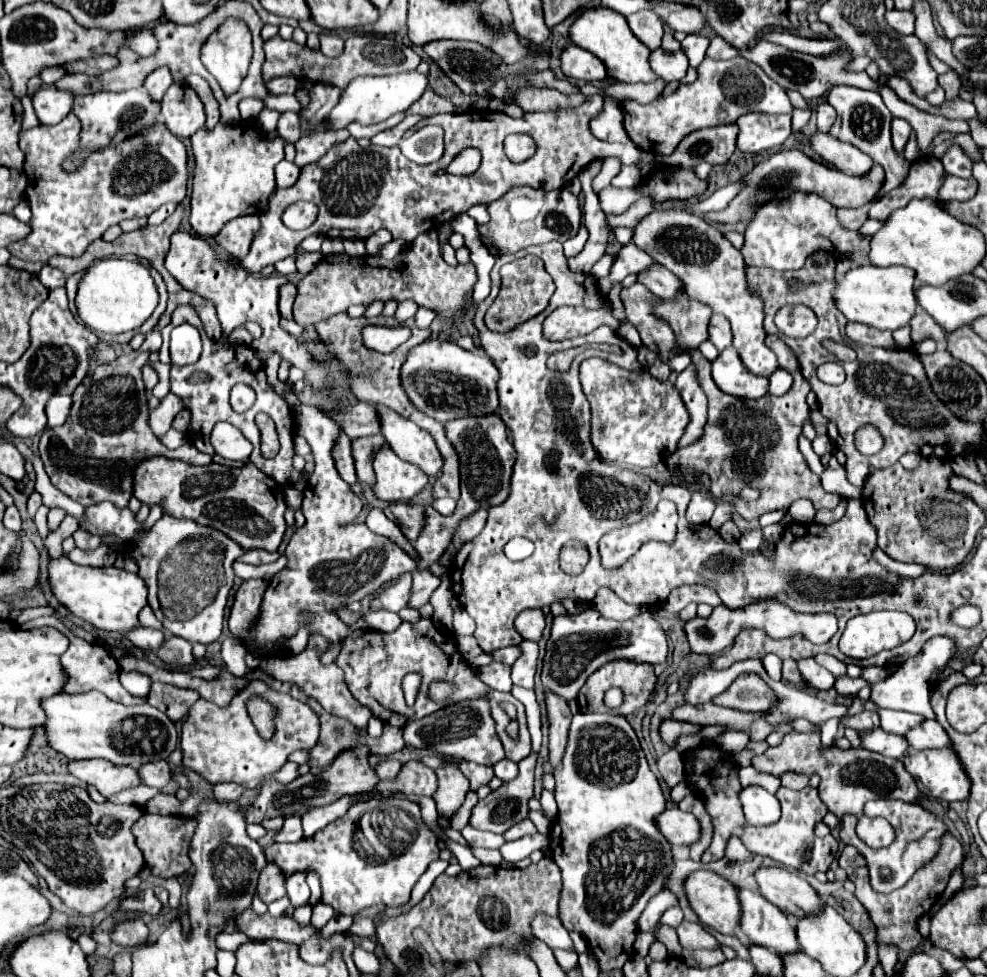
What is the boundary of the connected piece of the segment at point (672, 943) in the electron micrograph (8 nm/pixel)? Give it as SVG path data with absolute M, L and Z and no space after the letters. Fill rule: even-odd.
M660 926L660 928L654 932L654 936L656 936L658 942L662 942L662 944L668 948L668 952L670 952L672 956L680 956L680 954L682 954L682 946L680 946L680 942L678 942L678 936L676 936L676 930L674 930L674 928L670 928L670 926Z

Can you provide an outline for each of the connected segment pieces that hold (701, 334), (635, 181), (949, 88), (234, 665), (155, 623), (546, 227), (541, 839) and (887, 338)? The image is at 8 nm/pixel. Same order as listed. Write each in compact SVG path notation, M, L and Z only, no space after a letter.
M685 292L678 294L675 300L661 299L654 306L658 316L668 320L670 328L676 336L678 348L668 359L680 355L687 348L694 348L700 342L708 339L708 322L710 322L710 308L701 302L692 301Z
M622 168L620 174L612 180L612 186L616 188L636 188L642 182L638 168Z
M940 78L940 86L946 92L946 100L954 100L958 96L958 90L960 90L960 80L956 80L956 78Z
M228 636L222 642L222 660L226 664L226 670L232 676L240 678L240 676L246 676L250 672L250 668L244 662L244 656L246 656L246 648L234 636Z
M144 608L144 610L140 612L140 626L150 626L150 628L158 628L158 630L164 628L162 622L154 616L152 608Z
M512 188L506 196L498 198L490 204L490 222L480 224L478 232L484 246L490 254L506 254L518 252L532 244L546 244L546 242L566 242L568 238L576 236L582 224L582 212L578 198L570 194L566 188L552 190L552 192L538 192L534 188Z
M534 832L534 834L528 834L520 840L514 840L514 842L506 842L500 852L504 856L504 860L508 862L520 862L524 858L528 858L534 850L544 850L550 846L550 838L540 834L540 832Z
M848 322L846 326L846 336L854 342L868 344L868 346L882 346L882 348L894 348L894 338L890 332L878 332L872 326L860 324L860 322Z

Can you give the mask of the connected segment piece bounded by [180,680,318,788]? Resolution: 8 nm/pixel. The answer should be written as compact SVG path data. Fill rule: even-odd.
M254 680L238 696L234 696L228 708L218 708L206 700L198 700L182 724L180 748L184 754L184 764L204 776L208 782L236 782L244 788L254 788L266 774L274 774L286 762L290 752L308 750L316 744L316 740L318 716L314 716L314 712L304 702L298 702L282 692L274 692L264 682ZM254 696L272 700L272 706L276 708L276 732L268 742L258 736L246 710L246 702Z

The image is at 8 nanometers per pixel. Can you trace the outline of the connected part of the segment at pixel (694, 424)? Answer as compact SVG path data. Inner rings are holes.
M686 368L684 372L680 372L678 380L676 380L676 388L682 394L682 400L690 412L690 424L678 444L678 448L690 446L694 440L698 440L698 436L702 436L704 432L704 424L706 424L706 394L700 388L698 380L696 380L696 368Z

